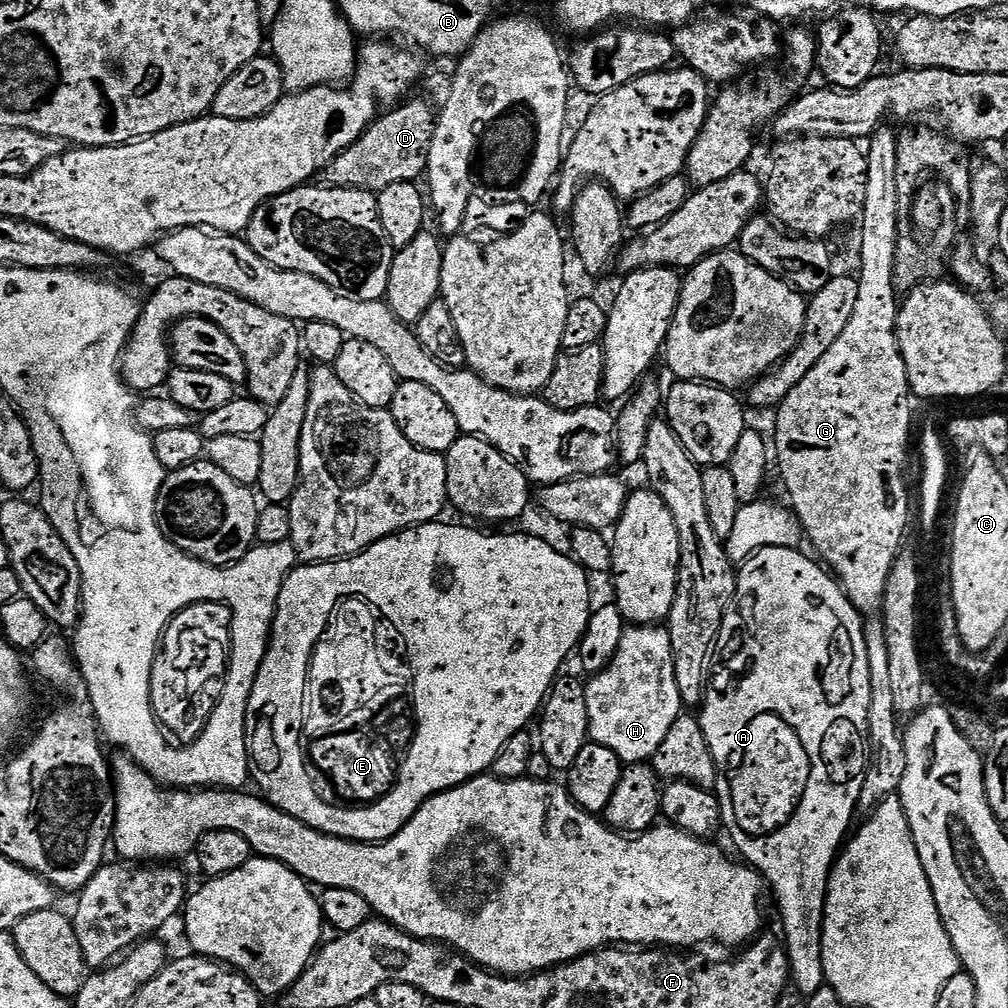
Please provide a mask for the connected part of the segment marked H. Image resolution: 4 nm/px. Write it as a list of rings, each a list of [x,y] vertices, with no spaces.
[[[641,624],[625,627],[618,654],[604,671],[595,673],[586,684],[586,706],[588,707],[588,734],[591,743],[614,750],[625,765],[651,761],[656,751],[666,742],[670,726],[682,715],[682,701],[678,690],[678,678],[674,674],[674,650],[667,627]]]

